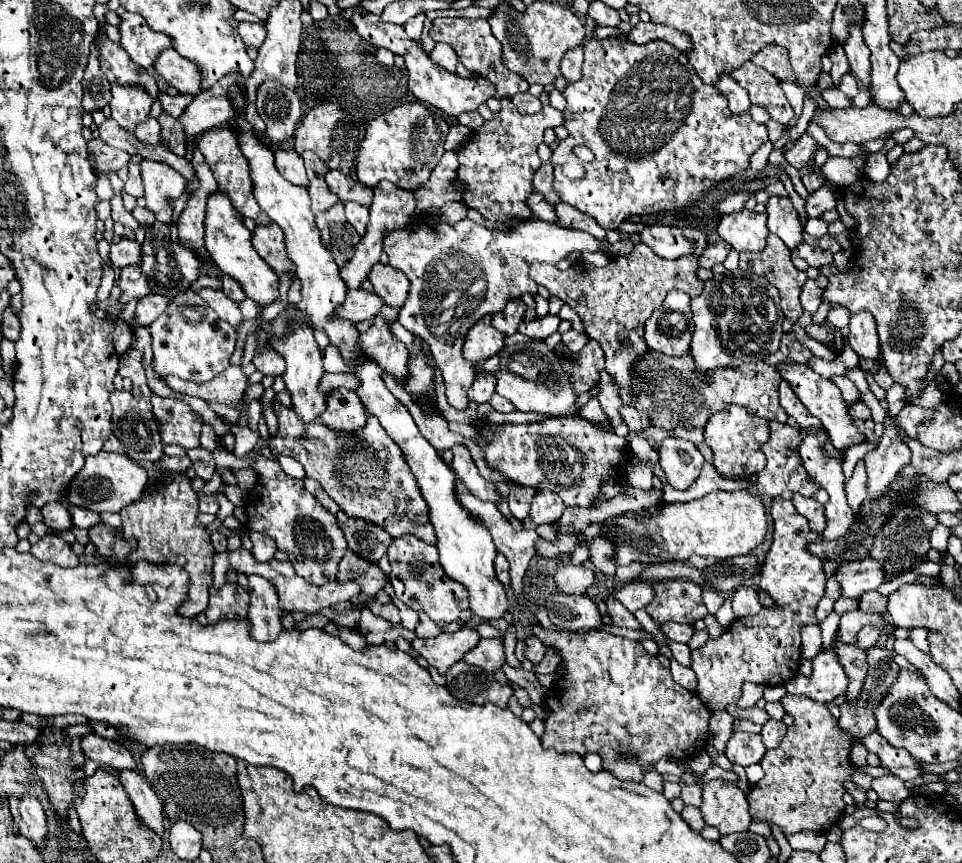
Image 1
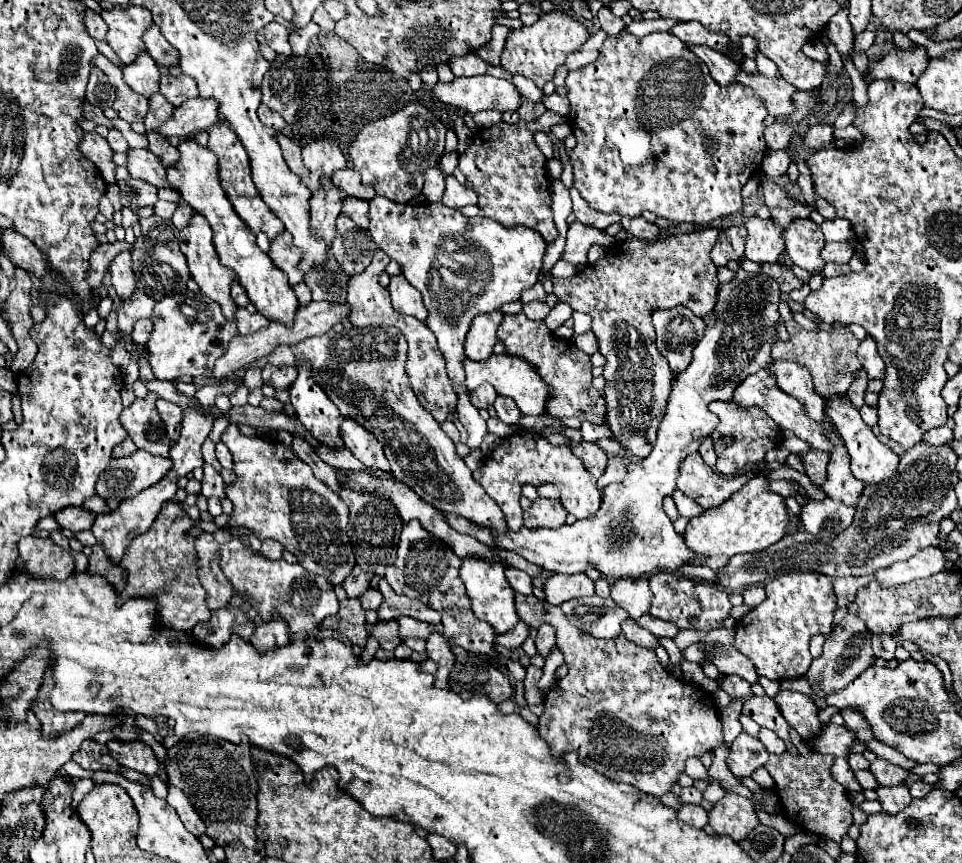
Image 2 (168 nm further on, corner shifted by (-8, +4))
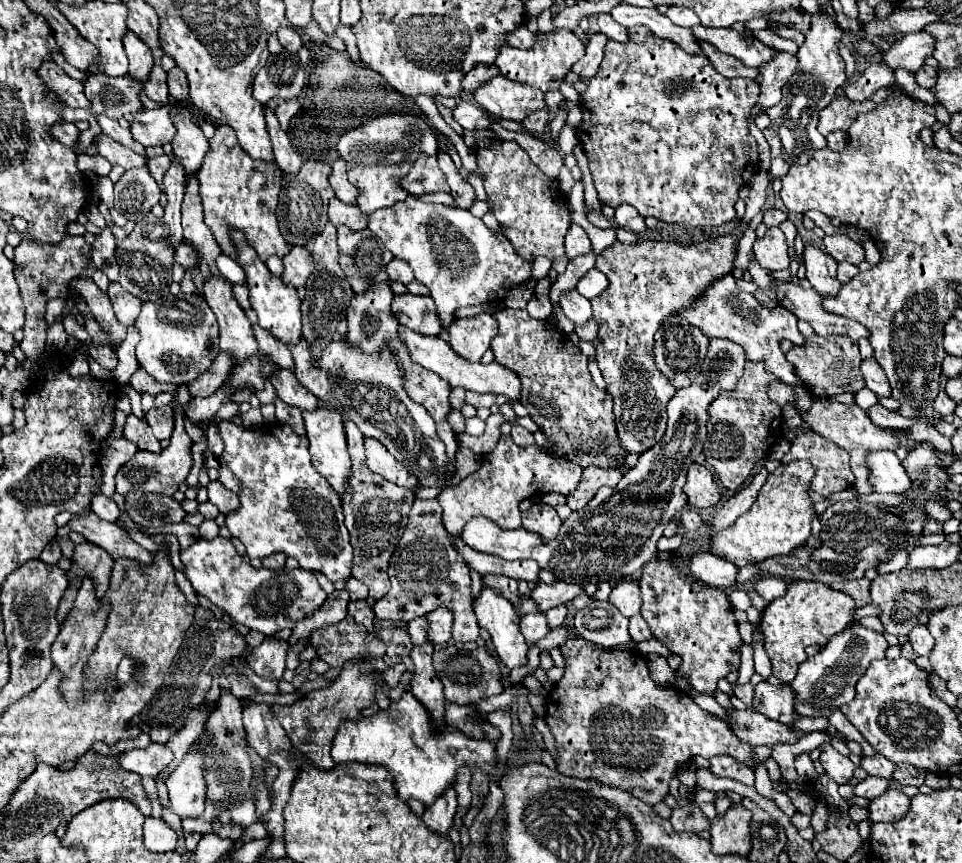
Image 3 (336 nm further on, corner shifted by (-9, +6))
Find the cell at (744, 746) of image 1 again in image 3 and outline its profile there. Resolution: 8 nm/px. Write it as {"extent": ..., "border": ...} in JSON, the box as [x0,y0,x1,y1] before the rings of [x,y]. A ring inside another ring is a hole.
{"extent":[710,755,754,785],"border":[[[730,755],[714,757],[710,761],[710,771],[718,777],[730,777],[730,779],[742,781],[744,785],[754,785],[752,767],[746,767],[744,763],[738,763],[738,759],[730,759]]]}

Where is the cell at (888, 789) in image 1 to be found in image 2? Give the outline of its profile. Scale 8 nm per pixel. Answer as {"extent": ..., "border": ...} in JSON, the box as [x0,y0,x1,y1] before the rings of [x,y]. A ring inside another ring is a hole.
{"extent":[877,785,911,815],"border":[[[897,785],[897,787],[877,787],[877,801],[881,803],[883,807],[883,813],[887,815],[897,815],[899,811],[903,811],[909,803],[911,803],[911,795],[909,795],[909,789],[907,785]]]}

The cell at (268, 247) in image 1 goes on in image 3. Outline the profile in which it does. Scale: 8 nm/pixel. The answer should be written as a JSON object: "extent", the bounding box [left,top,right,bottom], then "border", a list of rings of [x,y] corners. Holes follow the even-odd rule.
{"extent":[282,245,314,287],"border":[[[294,245],[290,249],[290,253],[286,257],[282,257],[282,263],[284,263],[282,281],[286,285],[294,285],[294,287],[306,285],[306,279],[308,279],[308,275],[314,269],[312,255],[310,255],[310,251],[306,247]]]}

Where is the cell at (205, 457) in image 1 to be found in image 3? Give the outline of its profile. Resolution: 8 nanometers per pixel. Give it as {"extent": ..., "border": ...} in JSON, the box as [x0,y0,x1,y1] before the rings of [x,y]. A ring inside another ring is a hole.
{"extent":[208,481,238,515],"border":[[[220,481],[208,483],[208,501],[214,503],[220,509],[220,513],[224,513],[224,515],[238,507],[238,495],[228,491]]]}

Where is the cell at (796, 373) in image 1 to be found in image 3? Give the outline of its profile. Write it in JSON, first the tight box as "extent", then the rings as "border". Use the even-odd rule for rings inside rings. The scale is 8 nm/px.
{"extent":[866,451,910,493],"border":[[[872,451],[866,455],[866,467],[870,467],[870,485],[876,493],[904,493],[910,489],[910,479],[894,451]]]}

